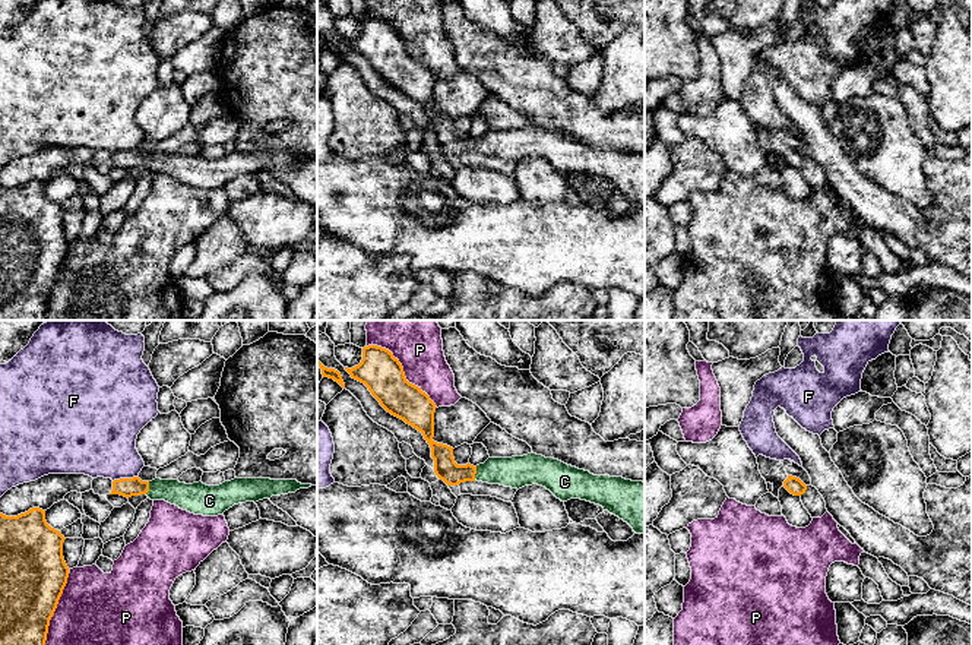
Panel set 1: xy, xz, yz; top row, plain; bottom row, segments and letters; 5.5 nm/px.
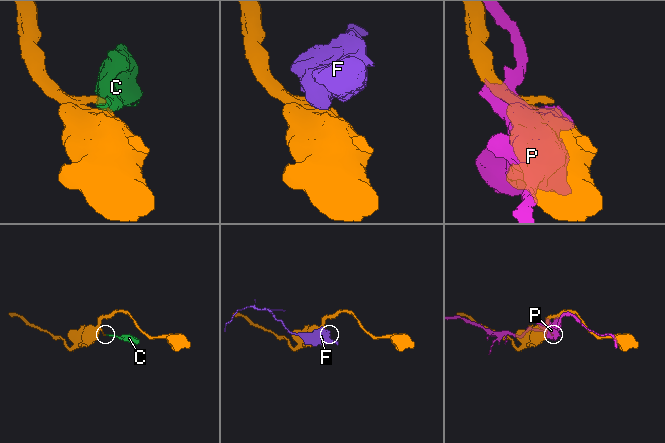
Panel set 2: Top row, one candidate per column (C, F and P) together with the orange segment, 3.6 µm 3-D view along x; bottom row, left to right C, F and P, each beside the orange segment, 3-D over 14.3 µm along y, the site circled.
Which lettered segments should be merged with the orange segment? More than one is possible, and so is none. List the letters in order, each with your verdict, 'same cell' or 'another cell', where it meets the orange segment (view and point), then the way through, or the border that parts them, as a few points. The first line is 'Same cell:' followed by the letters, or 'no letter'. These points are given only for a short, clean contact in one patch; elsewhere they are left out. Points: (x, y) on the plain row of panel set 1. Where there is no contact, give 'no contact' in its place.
Same cell: C
C: same cell; meets orange in xy at (148, 160)
F: another cell; meets orange in xy at (124, 151)
P: another cell; meets orange in xz at (402, 43)

